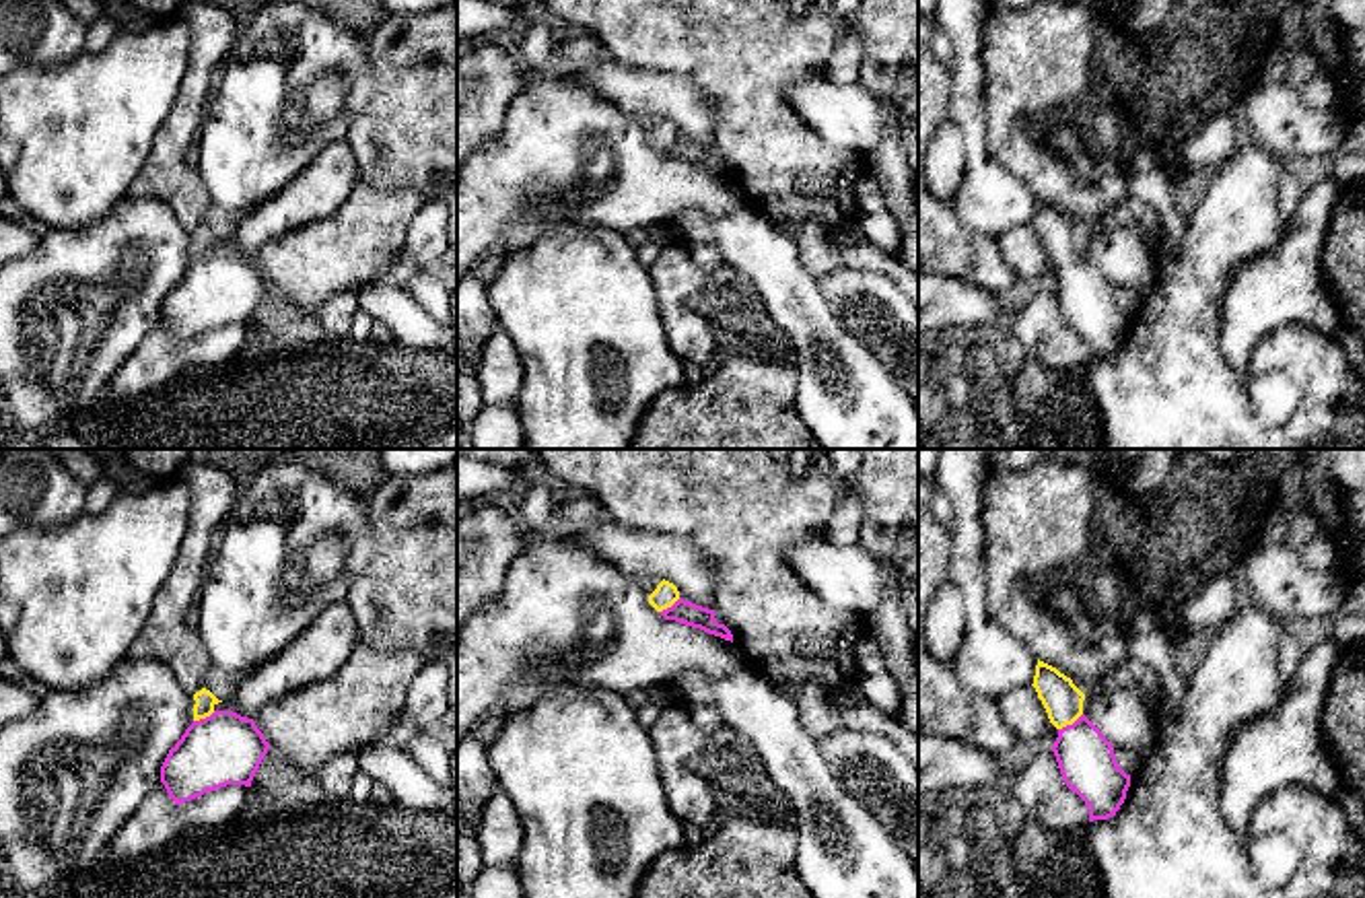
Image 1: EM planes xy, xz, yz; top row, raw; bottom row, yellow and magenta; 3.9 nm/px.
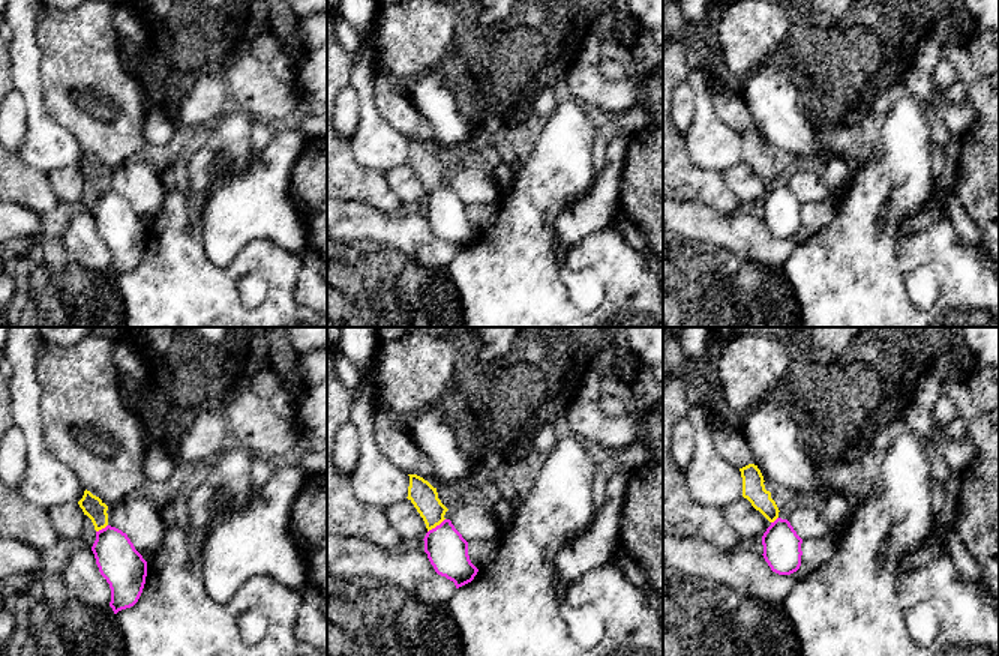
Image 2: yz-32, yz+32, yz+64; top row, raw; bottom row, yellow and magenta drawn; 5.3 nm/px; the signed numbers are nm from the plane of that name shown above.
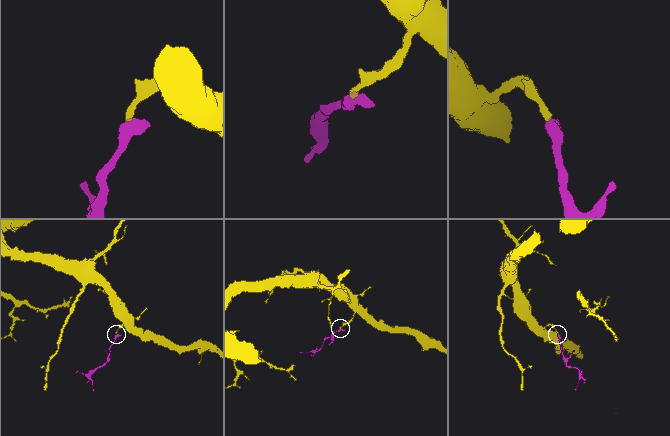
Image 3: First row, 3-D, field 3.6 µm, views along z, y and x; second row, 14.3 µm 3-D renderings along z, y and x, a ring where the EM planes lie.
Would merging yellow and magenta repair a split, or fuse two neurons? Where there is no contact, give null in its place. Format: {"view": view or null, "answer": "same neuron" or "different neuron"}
{"view": "yz", "answer": "same neuron"}

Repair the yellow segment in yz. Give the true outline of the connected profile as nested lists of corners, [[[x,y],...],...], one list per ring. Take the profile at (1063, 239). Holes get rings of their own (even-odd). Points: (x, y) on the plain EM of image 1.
[[[1040,198],[1031,224],[1058,268],[1052,290],[1060,313],[1089,346],[1089,360],[1116,354],[1126,338],[1130,313],[1118,305],[1106,274],[1083,253],[1085,233]]]

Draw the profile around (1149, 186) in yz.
[[[1149,150],[1134,152],[1126,167],[1128,194],[1132,204],[1149,214],[1149,220],[1163,233],[1165,253],[1178,253],[1188,220],[1178,212],[1171,196],[1171,175]]]

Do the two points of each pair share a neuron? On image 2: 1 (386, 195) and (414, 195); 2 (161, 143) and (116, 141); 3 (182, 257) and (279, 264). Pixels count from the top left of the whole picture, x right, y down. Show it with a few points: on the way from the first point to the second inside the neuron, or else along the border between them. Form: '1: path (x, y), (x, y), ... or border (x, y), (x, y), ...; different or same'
1: border (384, 173), (386, 182), (402, 201); different
2: border (144, 113), (143, 140), (149, 149); different
3: path (206, 273), (231, 273), (243, 263), (255, 263); same

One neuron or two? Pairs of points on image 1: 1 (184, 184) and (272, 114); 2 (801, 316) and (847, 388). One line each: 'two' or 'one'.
1: two
2: one

